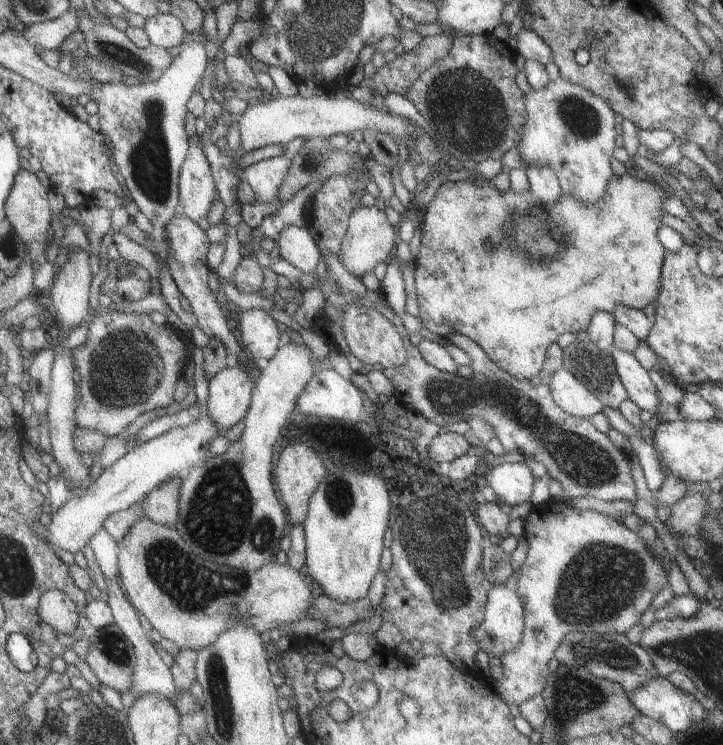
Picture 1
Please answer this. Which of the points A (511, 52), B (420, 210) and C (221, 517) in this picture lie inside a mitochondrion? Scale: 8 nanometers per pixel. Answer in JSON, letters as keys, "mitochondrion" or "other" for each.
{"A":"other","B":"other","C":"mitochondrion"}

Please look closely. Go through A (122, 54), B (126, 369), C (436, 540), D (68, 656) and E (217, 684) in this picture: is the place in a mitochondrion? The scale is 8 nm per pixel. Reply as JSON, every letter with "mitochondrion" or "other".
{"A":"mitochondrion","B":"mitochondrion","C":"mitochondrion","D":"other","E":"mitochondrion"}

